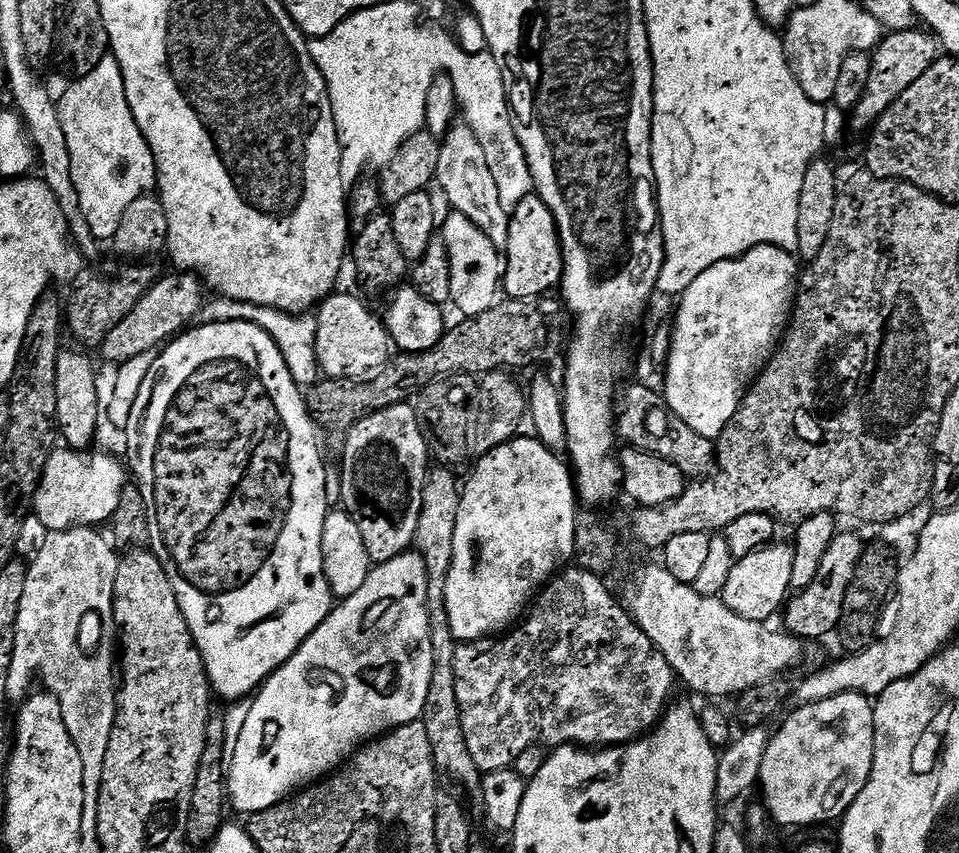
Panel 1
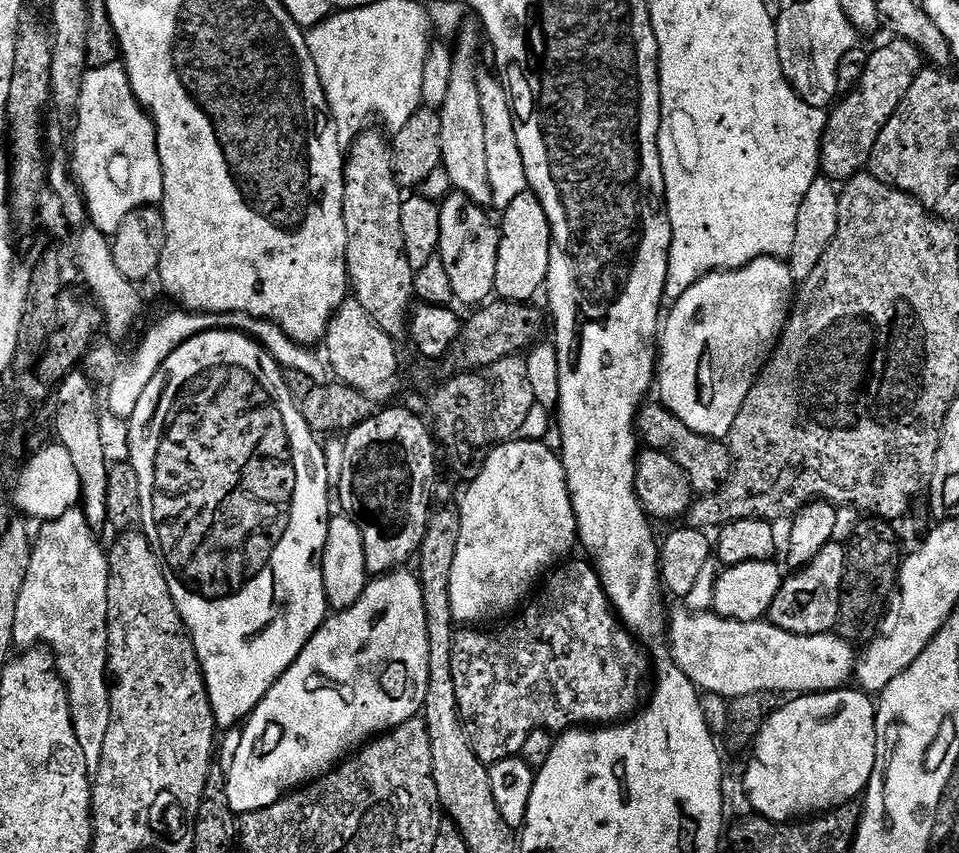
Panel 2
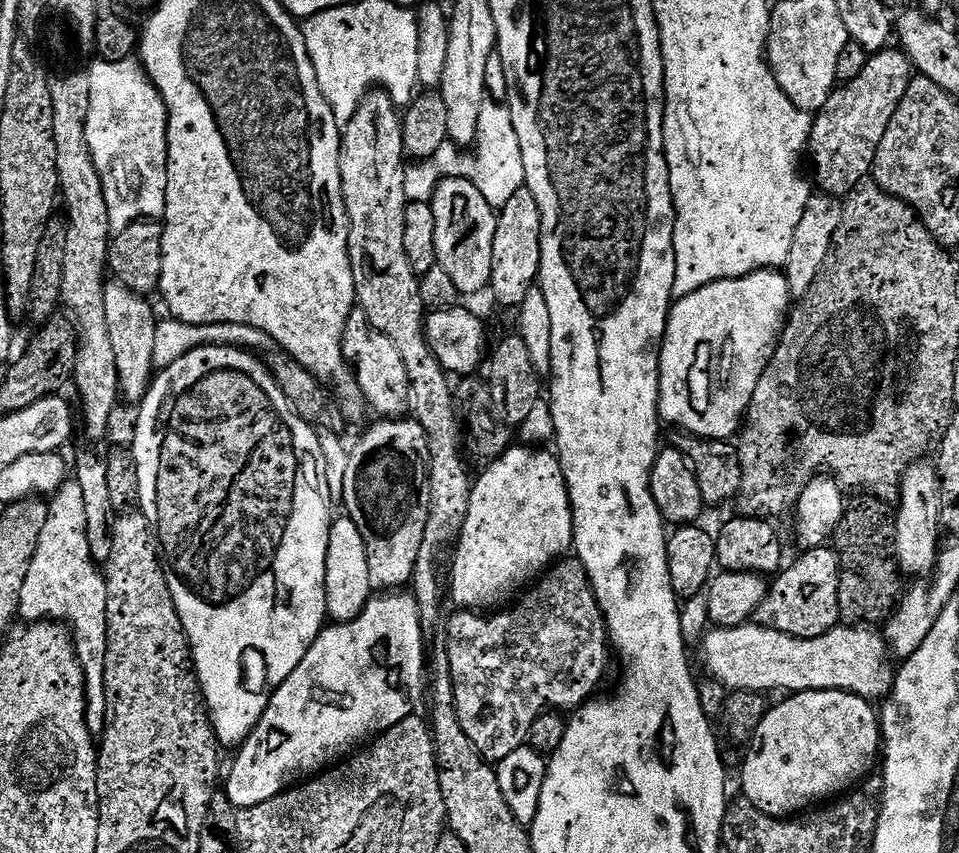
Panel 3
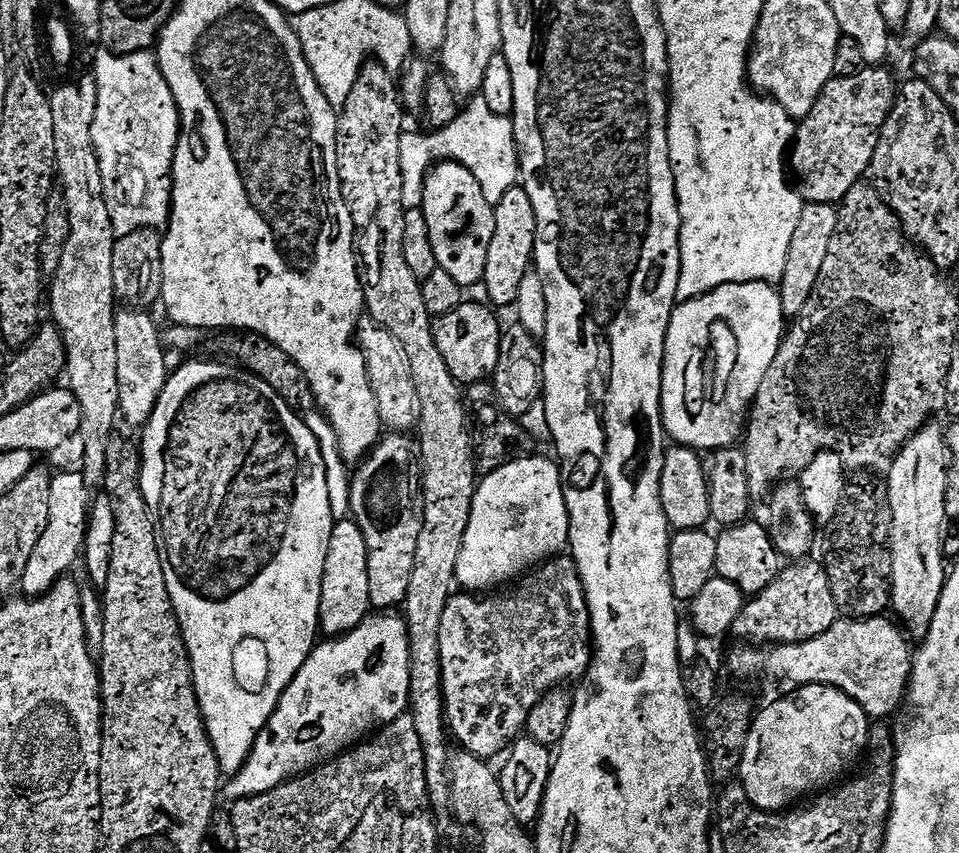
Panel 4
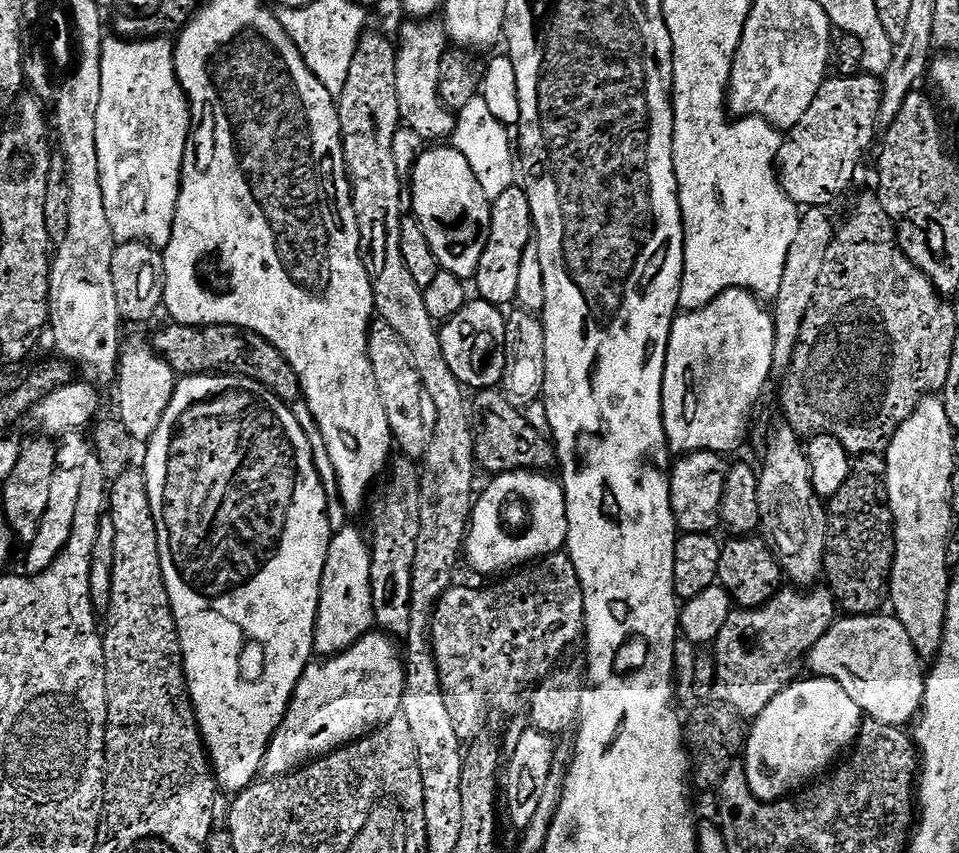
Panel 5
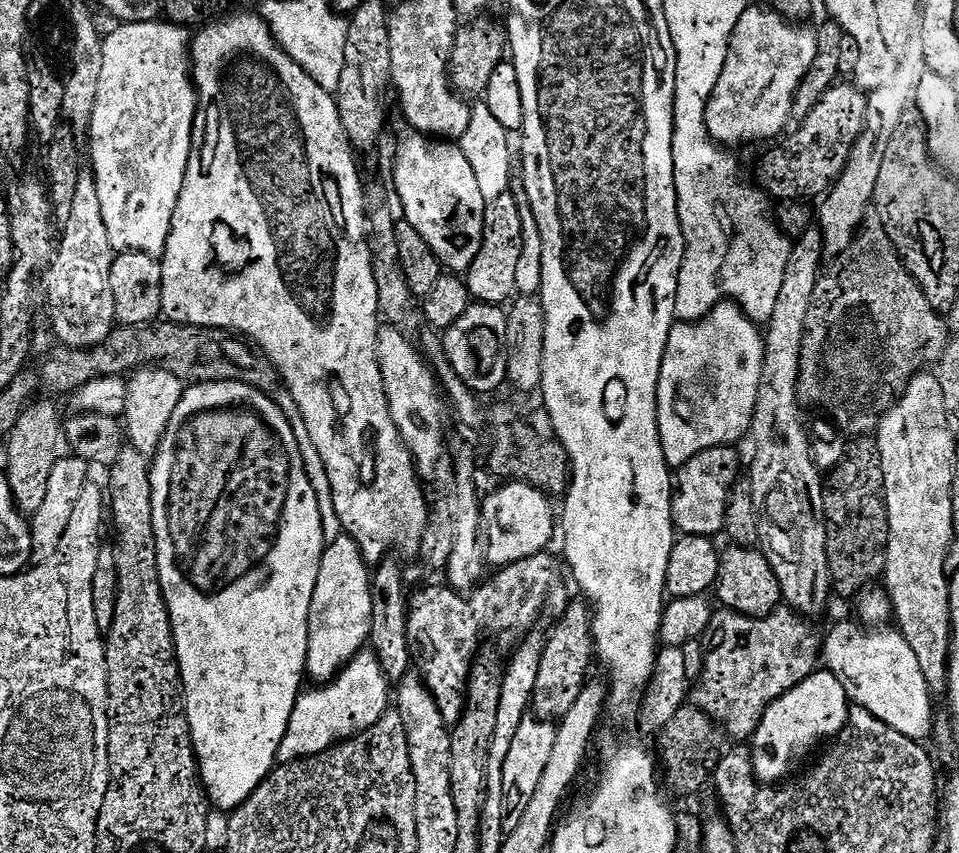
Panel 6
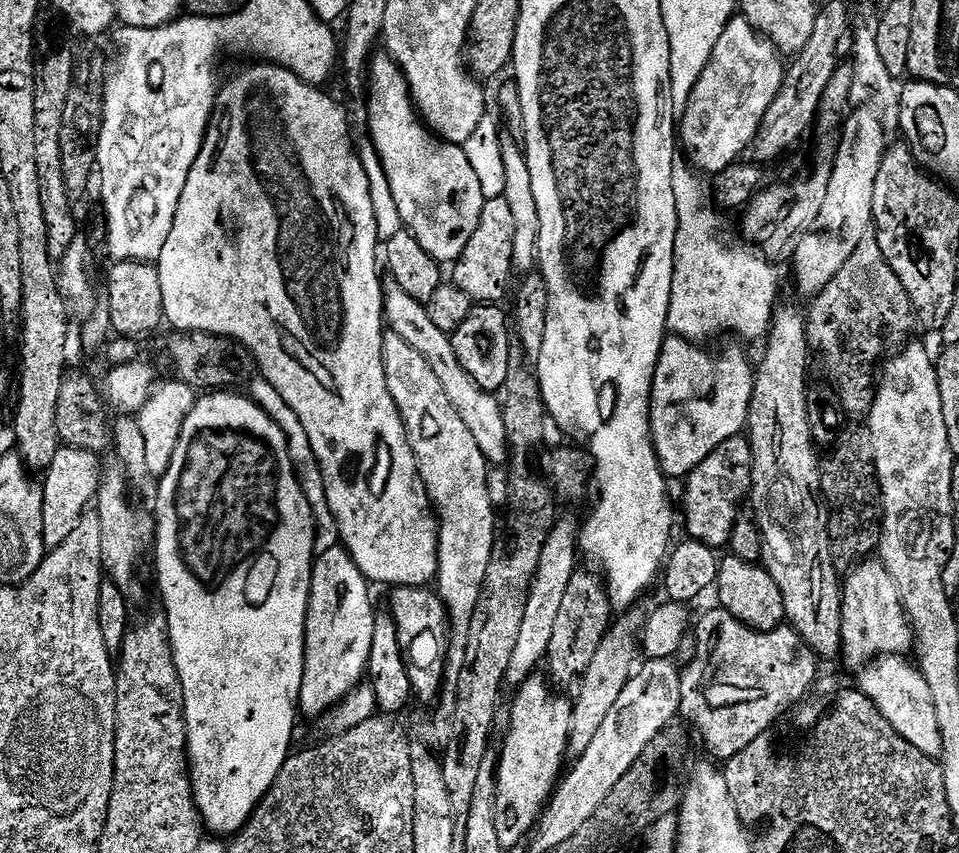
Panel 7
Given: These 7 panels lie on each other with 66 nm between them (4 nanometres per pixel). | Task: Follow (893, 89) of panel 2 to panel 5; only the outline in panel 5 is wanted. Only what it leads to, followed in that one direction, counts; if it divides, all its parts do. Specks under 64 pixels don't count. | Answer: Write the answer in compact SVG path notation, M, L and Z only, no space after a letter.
M833 75L825 79L814 102L810 102L810 110L802 114L802 122L798 122L798 126L791 128L783 137L780 152L776 155L776 174L782 190L801 209L827 209L828 204L834 203L851 186L860 168L860 159L876 134L876 120L881 119L881 95L882 84L875 75Z

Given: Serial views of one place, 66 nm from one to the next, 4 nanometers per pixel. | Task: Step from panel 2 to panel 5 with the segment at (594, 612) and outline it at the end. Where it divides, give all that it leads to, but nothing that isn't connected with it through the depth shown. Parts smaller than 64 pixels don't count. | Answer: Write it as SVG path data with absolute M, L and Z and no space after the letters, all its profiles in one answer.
M567 551L553 552L501 580L501 584L489 588L450 587L432 612L430 639L442 682L442 698L446 698L446 711L462 742L471 741L477 735L476 728L491 716L511 713L520 695L550 675L561 663L564 651L584 636L584 591Z

